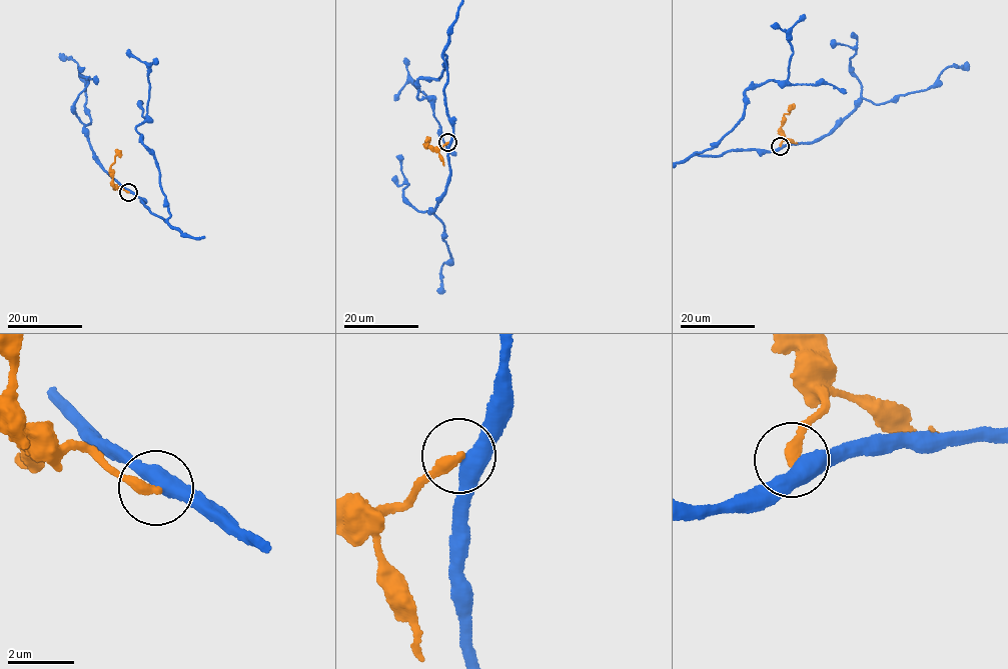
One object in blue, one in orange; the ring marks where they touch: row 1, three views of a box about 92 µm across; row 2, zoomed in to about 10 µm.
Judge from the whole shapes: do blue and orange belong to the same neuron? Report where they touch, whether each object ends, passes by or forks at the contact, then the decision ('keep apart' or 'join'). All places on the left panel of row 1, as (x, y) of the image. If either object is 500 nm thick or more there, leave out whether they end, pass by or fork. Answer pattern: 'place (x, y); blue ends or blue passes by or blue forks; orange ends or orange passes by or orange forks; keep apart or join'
place (128, 192); blue passes by; orange ends; keep apart

